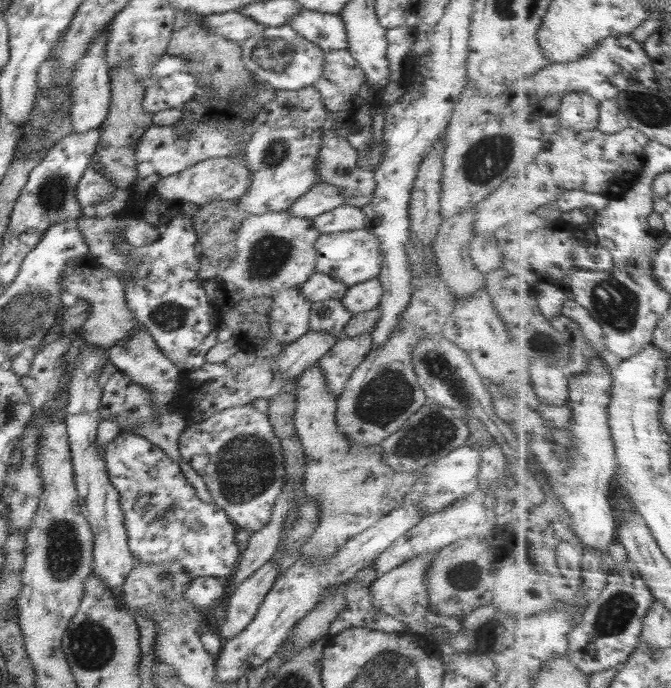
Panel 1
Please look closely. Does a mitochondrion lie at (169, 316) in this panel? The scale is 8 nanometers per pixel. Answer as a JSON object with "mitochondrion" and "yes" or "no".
{"mitochondrion":"yes"}

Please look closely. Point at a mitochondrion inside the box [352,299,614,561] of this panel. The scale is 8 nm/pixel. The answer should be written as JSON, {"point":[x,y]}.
{"point":[433,433]}

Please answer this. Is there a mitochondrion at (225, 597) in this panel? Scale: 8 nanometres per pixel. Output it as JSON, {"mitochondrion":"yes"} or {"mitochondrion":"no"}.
{"mitochondrion":"no"}

